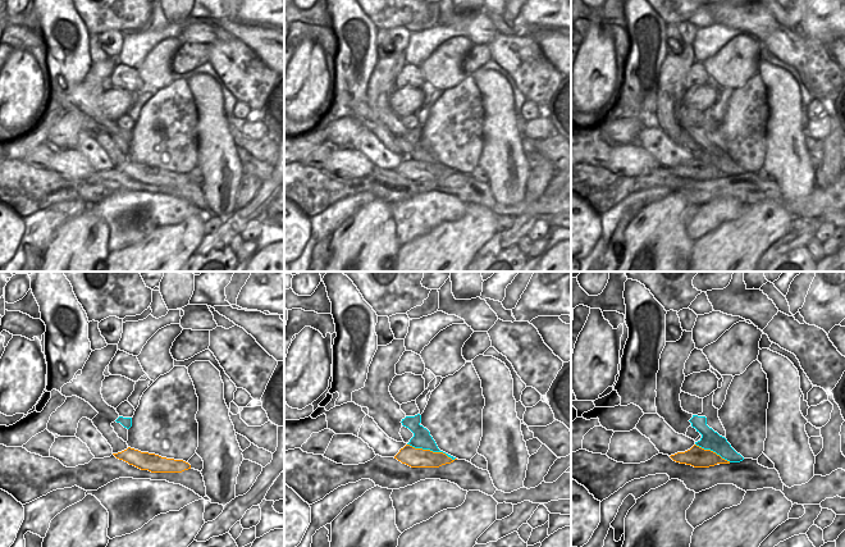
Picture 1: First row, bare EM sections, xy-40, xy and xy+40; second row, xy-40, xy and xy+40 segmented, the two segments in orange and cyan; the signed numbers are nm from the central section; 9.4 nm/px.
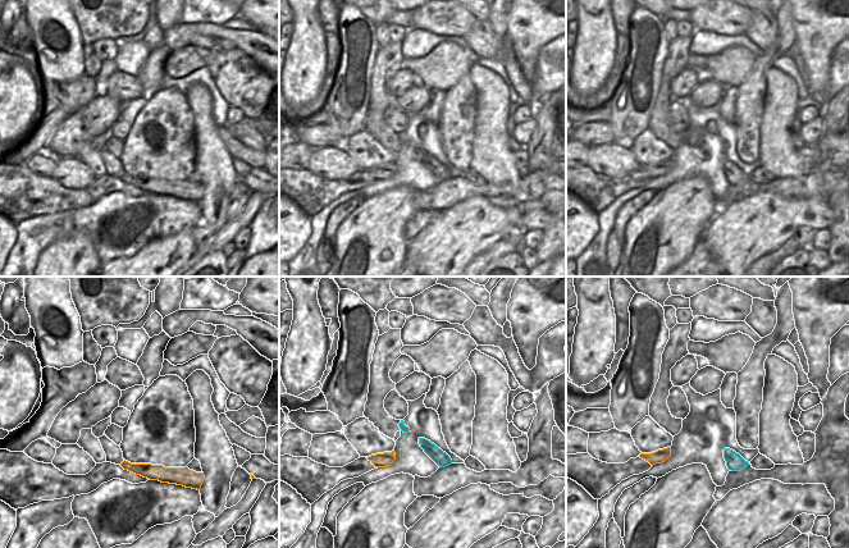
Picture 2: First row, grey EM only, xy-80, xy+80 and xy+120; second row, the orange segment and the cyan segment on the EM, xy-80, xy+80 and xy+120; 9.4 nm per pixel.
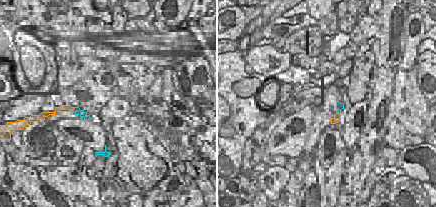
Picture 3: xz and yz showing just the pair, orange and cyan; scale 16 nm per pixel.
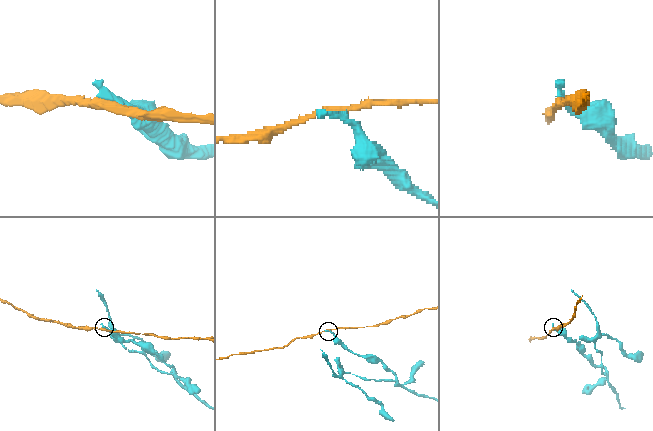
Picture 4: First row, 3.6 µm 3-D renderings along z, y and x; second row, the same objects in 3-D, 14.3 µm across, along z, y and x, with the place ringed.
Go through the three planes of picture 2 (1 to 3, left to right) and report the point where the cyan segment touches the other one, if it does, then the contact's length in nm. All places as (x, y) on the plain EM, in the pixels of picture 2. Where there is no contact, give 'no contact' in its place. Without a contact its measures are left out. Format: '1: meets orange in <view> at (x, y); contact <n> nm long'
1: no contact
2: no contact
3: no contact

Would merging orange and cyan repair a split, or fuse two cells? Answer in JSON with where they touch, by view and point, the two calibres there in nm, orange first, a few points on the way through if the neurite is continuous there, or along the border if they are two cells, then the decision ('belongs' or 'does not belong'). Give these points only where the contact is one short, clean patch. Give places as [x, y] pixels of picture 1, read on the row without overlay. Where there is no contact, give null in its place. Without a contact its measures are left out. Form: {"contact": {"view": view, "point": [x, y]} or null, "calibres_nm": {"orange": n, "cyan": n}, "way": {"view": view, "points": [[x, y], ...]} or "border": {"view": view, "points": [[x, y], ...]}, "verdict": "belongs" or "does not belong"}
{"contact": {"view": "xy", "point": [432, 164]}, "calibres_nm": {"orange": 190, "cyan": 170}, "border": {"view": "xy", "points": [[407, 156], [415, 160], [442, 164], [455, 172]]}, "verdict": "does not belong"}

